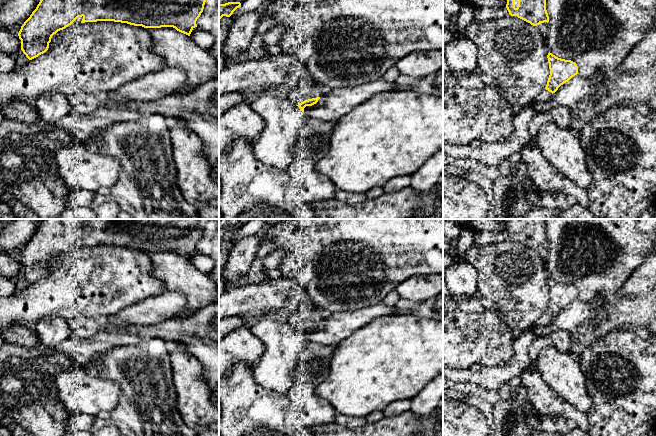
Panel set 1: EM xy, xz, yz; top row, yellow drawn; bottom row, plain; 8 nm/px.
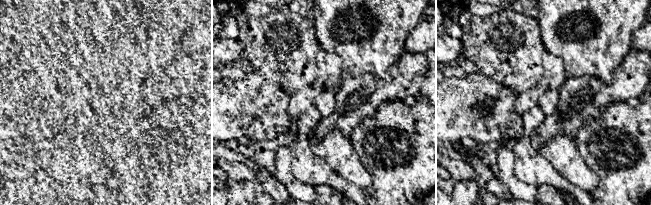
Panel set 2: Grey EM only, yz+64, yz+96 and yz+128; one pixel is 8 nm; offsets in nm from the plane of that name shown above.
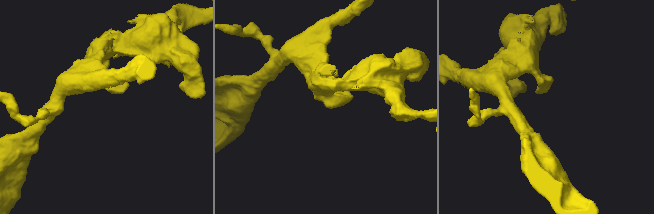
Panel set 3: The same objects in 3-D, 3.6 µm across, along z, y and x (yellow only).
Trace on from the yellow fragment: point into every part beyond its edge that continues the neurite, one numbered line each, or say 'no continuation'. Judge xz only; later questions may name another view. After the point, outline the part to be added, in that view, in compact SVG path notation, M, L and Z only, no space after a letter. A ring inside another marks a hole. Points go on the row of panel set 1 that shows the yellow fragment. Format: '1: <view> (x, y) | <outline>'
1: xz (305, 91) | M303 82L297 89L290 92L290 99L293 104L298 105L305 100L321 97L325 92L324 88Z

